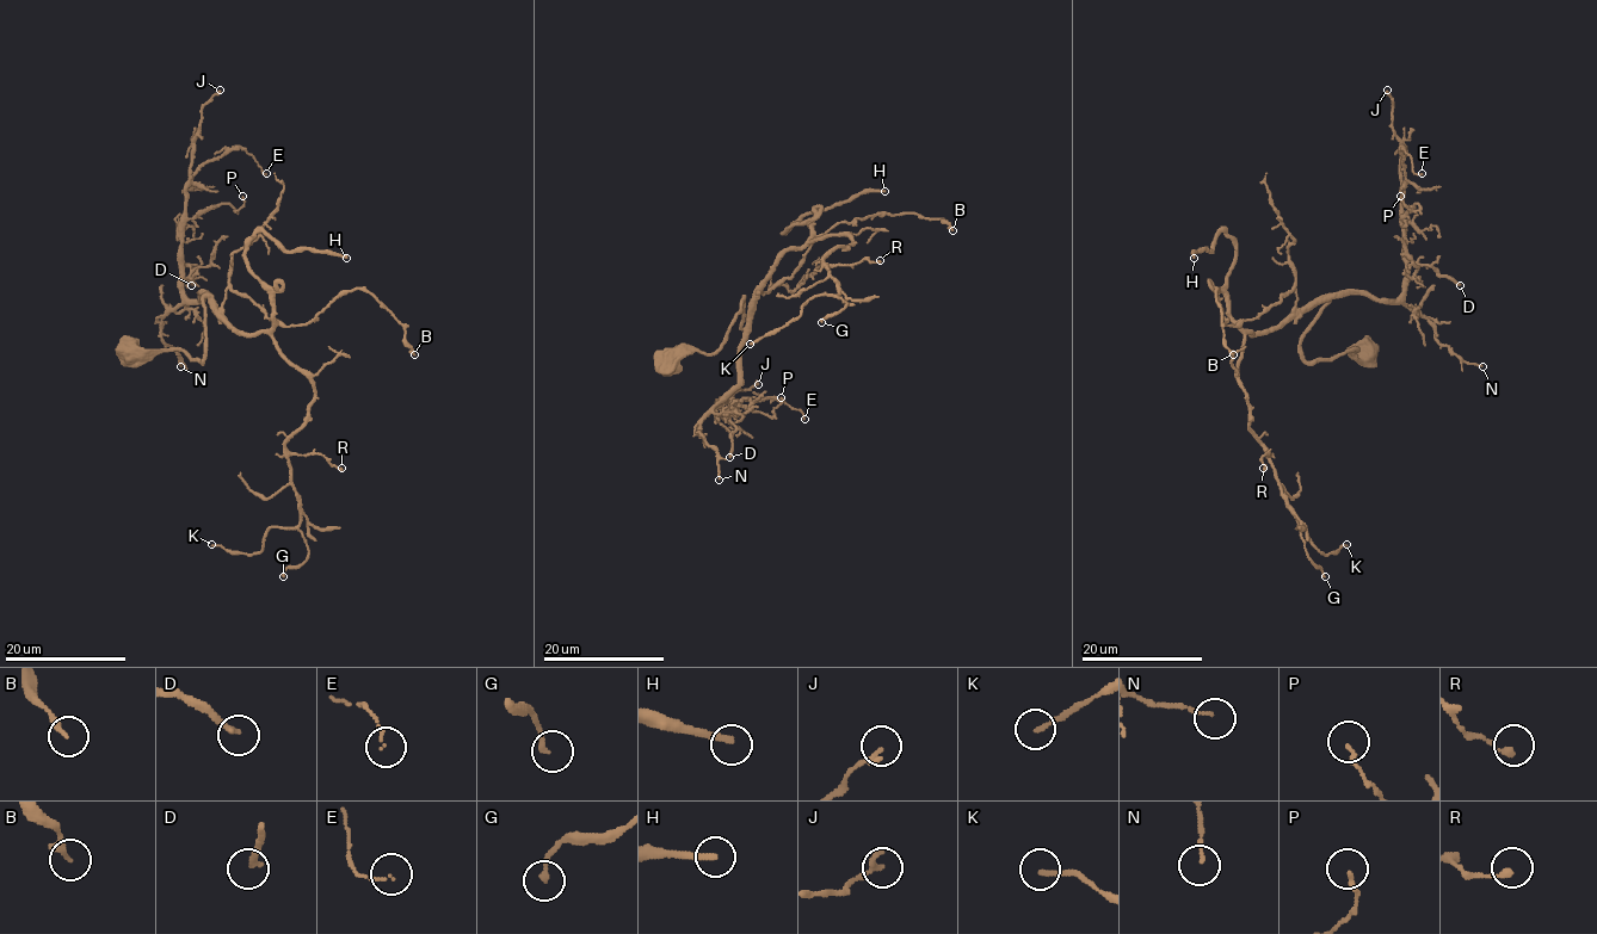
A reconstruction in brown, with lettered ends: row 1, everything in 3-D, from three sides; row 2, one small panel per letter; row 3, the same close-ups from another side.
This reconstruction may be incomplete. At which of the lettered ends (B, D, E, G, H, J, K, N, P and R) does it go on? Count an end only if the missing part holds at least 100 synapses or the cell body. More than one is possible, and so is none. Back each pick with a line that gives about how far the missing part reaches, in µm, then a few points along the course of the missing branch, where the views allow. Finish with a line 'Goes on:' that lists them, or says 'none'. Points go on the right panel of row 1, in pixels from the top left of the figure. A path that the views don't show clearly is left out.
H: Missing length about 250 µm. Course of what is missing: (1194, 258), (1194, 303), (1241, 348), (1393, 372), (1414, 360), (1440, 365), (1477, 248), (1494, 119)
Goes on: H

